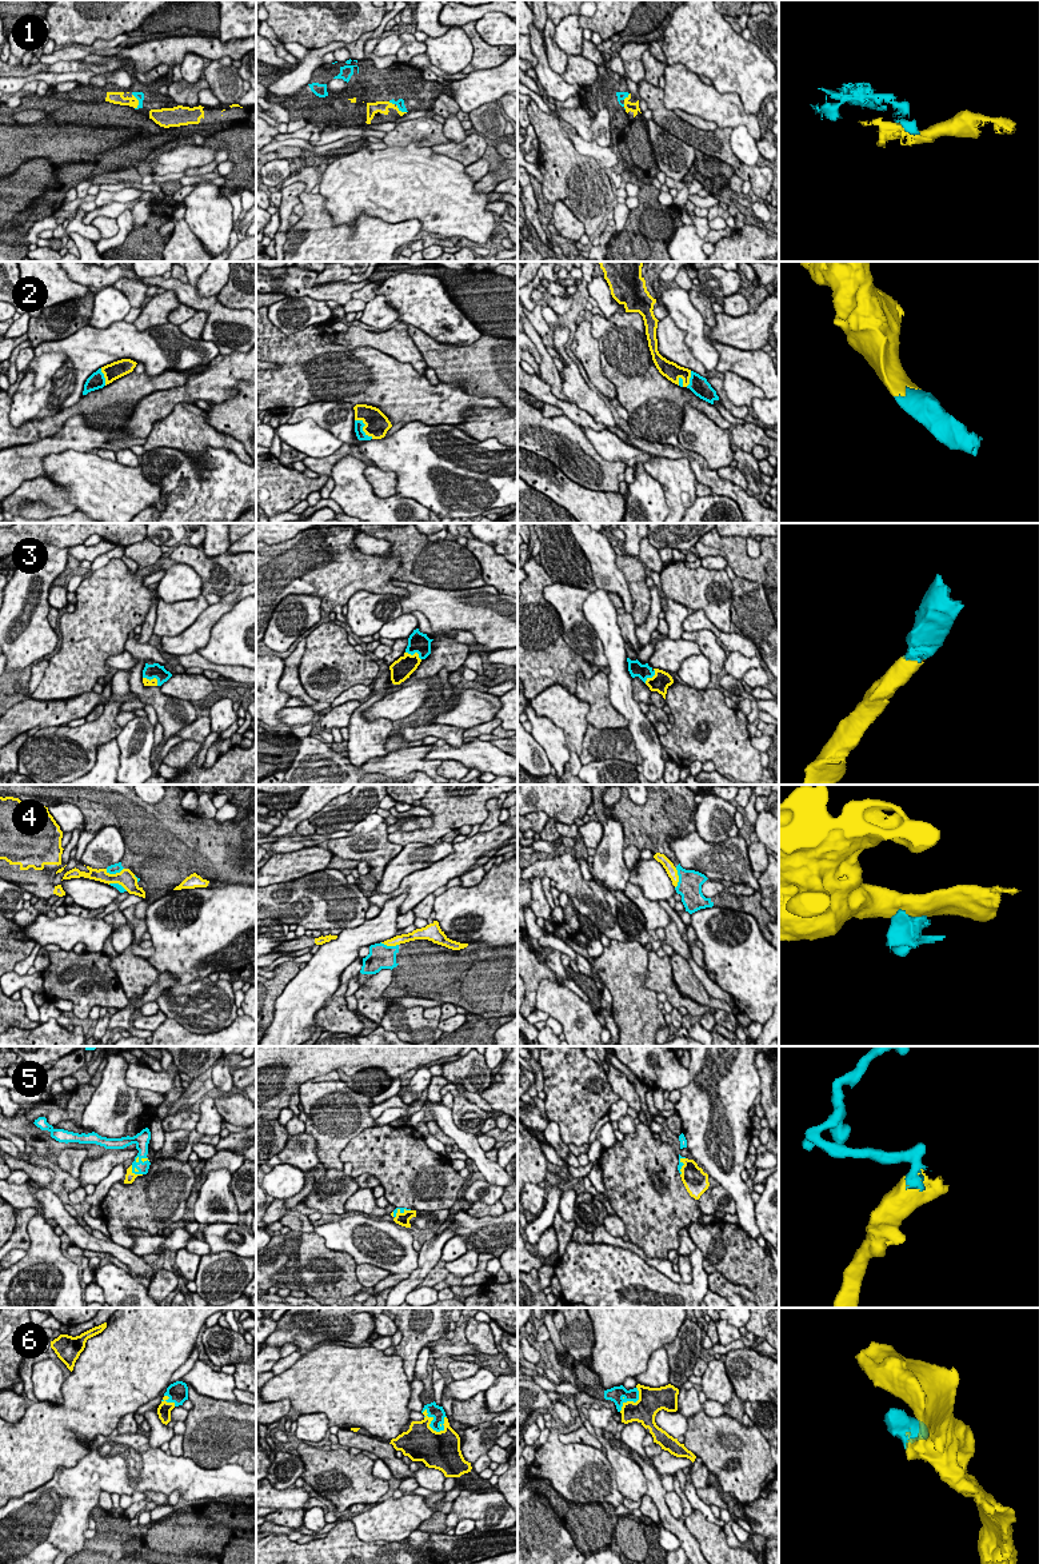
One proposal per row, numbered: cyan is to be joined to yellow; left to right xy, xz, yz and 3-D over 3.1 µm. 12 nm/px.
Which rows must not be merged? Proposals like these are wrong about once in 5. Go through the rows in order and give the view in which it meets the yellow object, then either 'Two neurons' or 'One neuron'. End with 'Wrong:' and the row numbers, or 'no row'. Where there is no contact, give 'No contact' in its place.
1: Touches yellow in xy. One neuron
2: Touches yellow in xz. One neuron
3: Touches yellow in xz. One neuron
4: Touches yellow in xy. Two neurons
5: Touches yellow in xy. One neuron
6: Touches yellow in xz. One neuron
Wrong: 4

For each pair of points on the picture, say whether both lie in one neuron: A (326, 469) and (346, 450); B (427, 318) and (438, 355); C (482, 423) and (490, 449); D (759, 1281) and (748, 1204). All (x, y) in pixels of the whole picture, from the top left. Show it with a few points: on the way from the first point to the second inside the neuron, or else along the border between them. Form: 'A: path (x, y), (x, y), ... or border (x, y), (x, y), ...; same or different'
A: path (330, 463), (340, 453); same
B: border (408, 323), (440, 342), (464, 346); different
C: border (458, 427), (479, 441), (496, 438), (503, 445); different
D: border (736, 1224), (755, 1240); different

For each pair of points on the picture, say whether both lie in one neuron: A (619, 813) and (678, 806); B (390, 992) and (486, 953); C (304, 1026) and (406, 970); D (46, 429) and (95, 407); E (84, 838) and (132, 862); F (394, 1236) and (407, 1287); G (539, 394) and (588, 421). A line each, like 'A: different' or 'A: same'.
A: same
B: same
C: different
D: same
E: different
F: different
G: same

